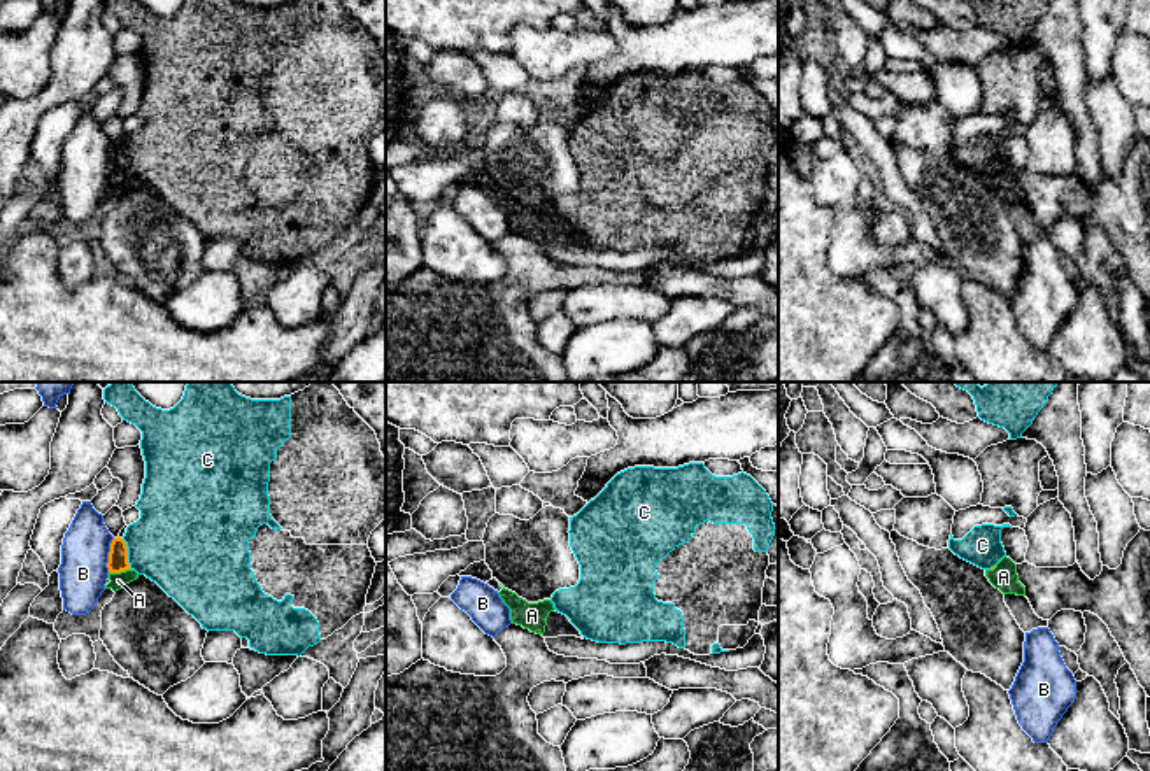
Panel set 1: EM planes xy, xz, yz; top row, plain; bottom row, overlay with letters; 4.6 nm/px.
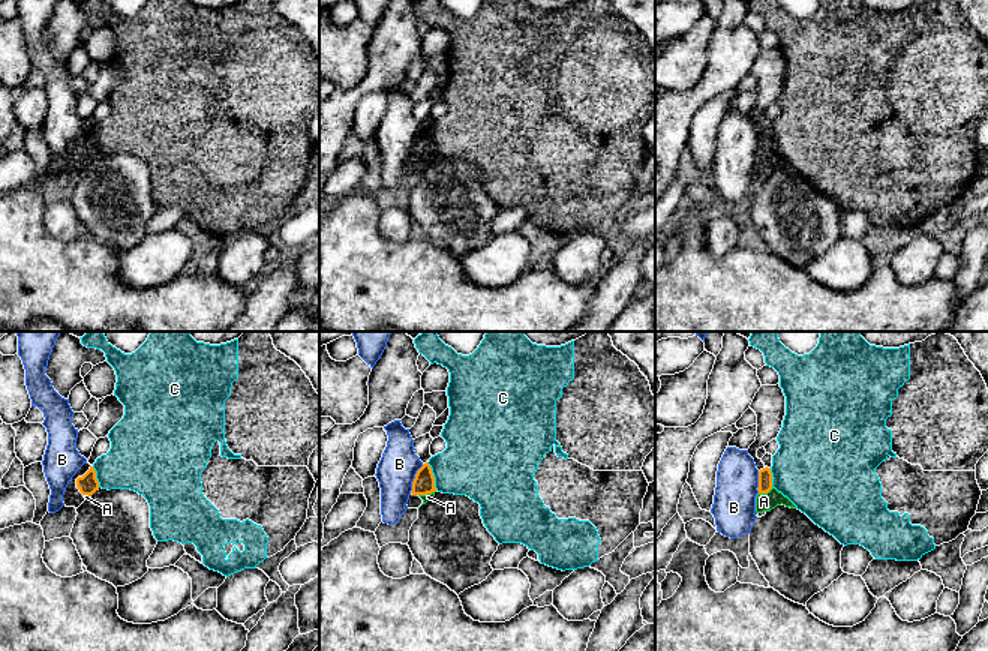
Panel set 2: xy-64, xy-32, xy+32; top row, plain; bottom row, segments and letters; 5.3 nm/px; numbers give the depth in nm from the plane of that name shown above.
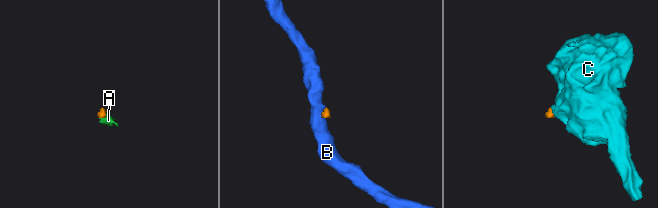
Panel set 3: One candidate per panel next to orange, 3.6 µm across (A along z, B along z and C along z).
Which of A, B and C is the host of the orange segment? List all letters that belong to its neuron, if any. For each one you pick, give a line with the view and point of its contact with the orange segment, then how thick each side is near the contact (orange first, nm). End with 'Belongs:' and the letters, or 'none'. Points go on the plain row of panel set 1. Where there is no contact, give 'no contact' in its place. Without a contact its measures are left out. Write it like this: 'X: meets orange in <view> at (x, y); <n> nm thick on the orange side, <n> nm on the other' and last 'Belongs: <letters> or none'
A: meets orange in xy at (120, 179); 100 nm thick on the orange side, 80 nm on the other
Belongs: A

